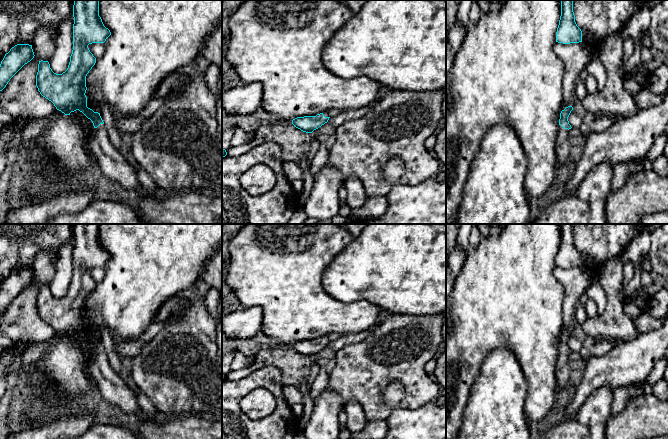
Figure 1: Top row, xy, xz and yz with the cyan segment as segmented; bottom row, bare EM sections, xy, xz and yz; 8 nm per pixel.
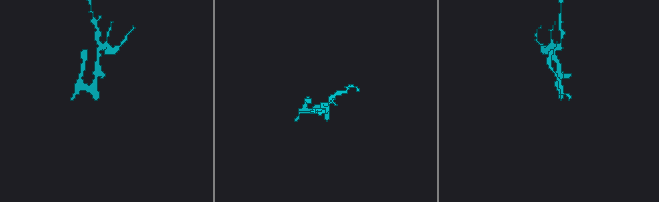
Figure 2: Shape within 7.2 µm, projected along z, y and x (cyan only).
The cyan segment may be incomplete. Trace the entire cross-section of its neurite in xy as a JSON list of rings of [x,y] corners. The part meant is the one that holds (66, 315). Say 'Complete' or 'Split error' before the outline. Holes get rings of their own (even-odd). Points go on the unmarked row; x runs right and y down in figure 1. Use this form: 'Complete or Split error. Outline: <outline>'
Split error. Outline: [[[100,224],[74,225],[73,274],[68,292],[62,298],[56,298],[50,292],[48,285],[39,285],[36,310],[40,318],[51,325],[56,333],[65,339],[70,339],[71,336],[79,334],[92,345],[95,353],[88,364],[88,372],[90,377],[97,384],[101,396],[125,413],[138,413],[141,411],[141,408],[138,404],[136,394],[111,367],[100,337],[94,336],[87,331],[87,321],[85,319],[87,314],[86,300],[96,287],[96,282],[90,276],[88,269],[92,267],[104,267],[111,259],[110,254],[104,250],[99,240],[99,225]]]

